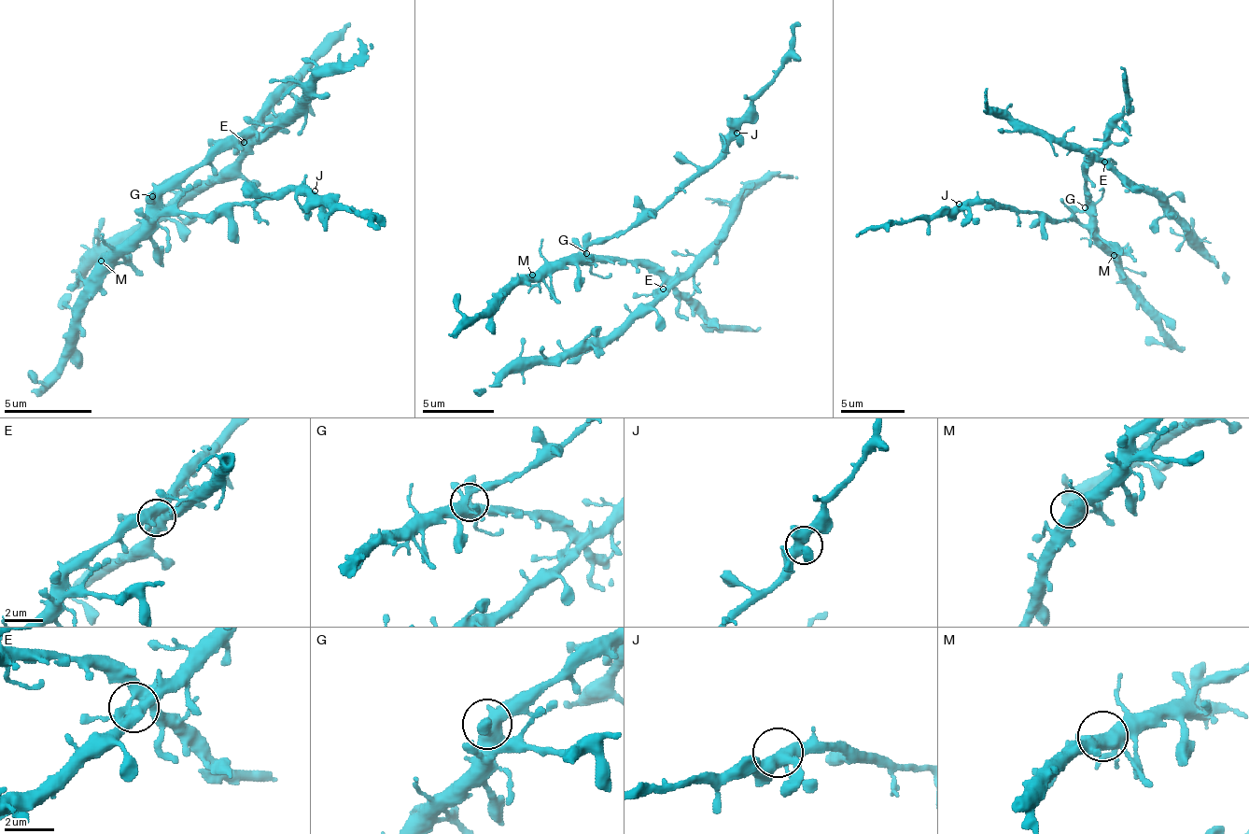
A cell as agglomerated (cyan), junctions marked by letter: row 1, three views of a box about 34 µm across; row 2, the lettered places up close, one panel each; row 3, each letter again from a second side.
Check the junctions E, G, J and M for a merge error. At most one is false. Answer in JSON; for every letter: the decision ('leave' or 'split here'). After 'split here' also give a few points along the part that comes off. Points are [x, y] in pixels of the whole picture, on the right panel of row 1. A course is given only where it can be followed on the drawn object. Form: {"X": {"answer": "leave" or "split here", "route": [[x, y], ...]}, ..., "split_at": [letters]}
{"E": {"answer": "leave"}, "G": {"answer": "leave"}, "J": {"answer": "leave"}, "M": {"answer": "leave"}, "split_at": []}

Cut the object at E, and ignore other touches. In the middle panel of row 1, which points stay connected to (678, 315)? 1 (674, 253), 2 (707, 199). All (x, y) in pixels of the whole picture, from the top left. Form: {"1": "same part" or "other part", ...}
{"1": "other part", "2": "other part"}

